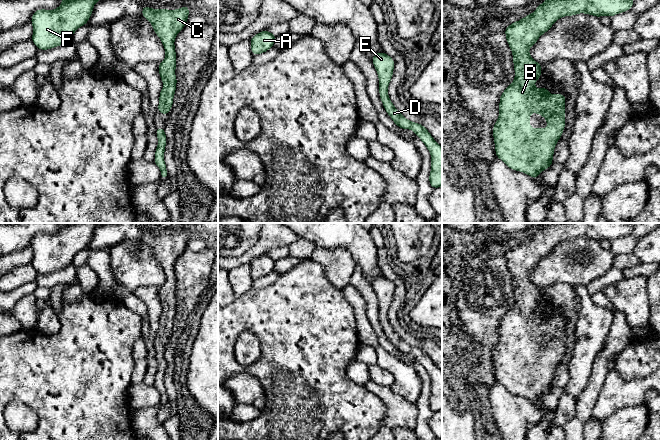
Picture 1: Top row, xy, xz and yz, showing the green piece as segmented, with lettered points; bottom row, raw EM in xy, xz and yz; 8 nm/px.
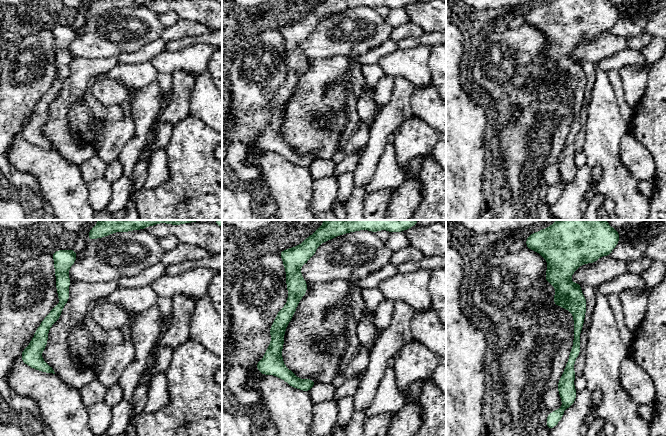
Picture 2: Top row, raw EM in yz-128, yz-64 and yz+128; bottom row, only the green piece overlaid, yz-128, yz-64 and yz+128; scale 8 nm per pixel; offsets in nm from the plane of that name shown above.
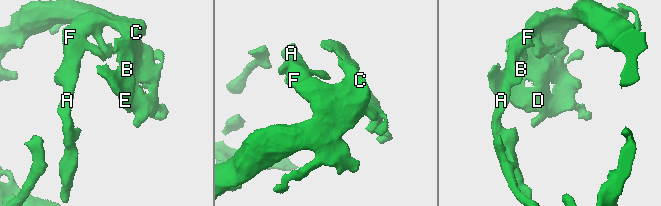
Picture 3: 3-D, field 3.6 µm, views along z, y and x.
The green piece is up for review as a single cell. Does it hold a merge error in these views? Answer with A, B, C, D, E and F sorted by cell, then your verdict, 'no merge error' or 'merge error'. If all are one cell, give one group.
groups A B C D E F; no merge error

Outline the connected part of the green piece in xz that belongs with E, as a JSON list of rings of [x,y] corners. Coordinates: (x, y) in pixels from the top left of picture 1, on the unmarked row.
[[[379,276],[374,278],[372,287],[379,301],[379,319],[385,335],[399,352],[412,354],[425,368],[431,379],[429,407],[433,413],[442,411],[442,371],[421,347],[414,347],[406,343],[395,332],[387,317],[393,301],[395,285],[385,276]]]

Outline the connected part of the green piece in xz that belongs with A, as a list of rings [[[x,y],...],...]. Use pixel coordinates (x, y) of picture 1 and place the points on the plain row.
[[[268,254],[255,258],[251,263],[251,277],[253,279],[262,278],[274,270],[276,260]]]

